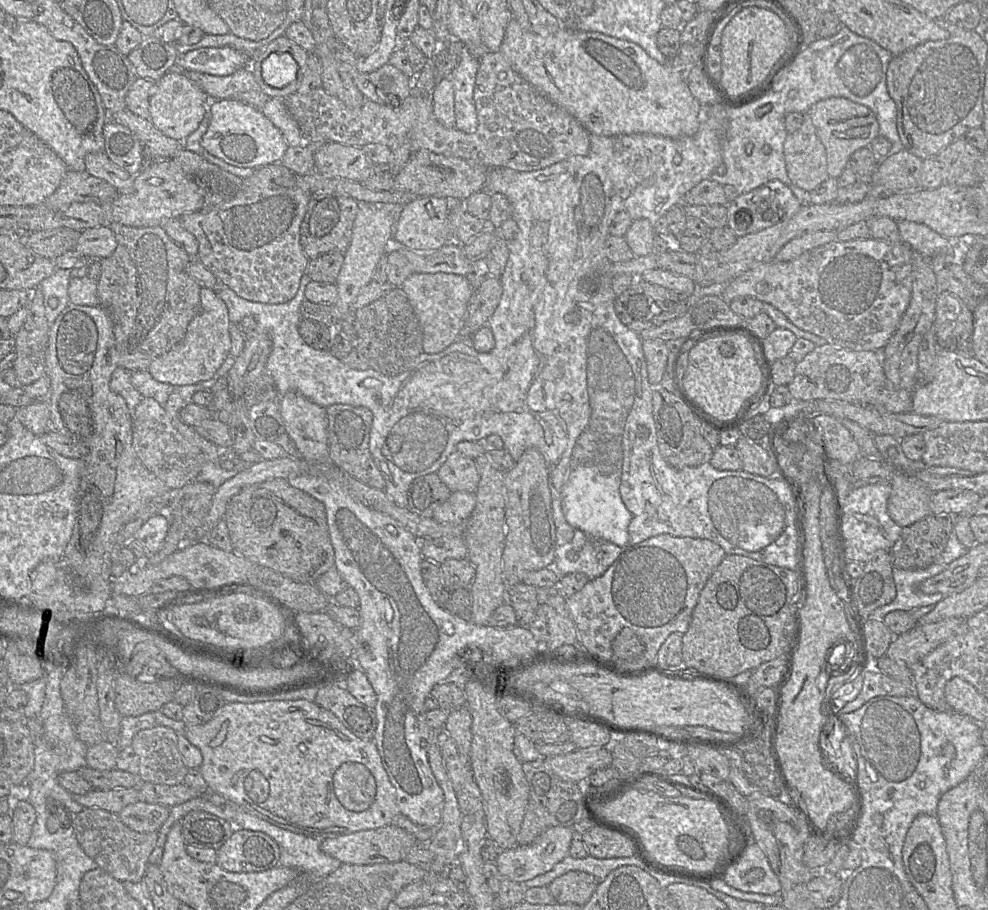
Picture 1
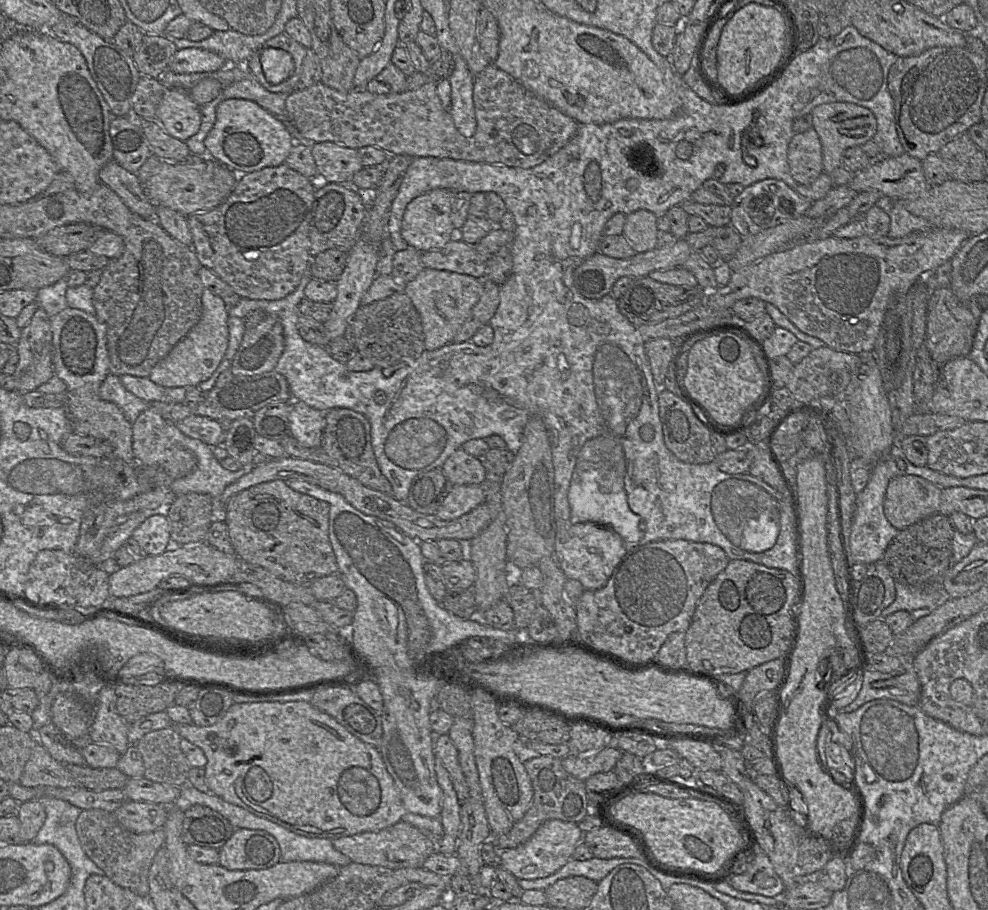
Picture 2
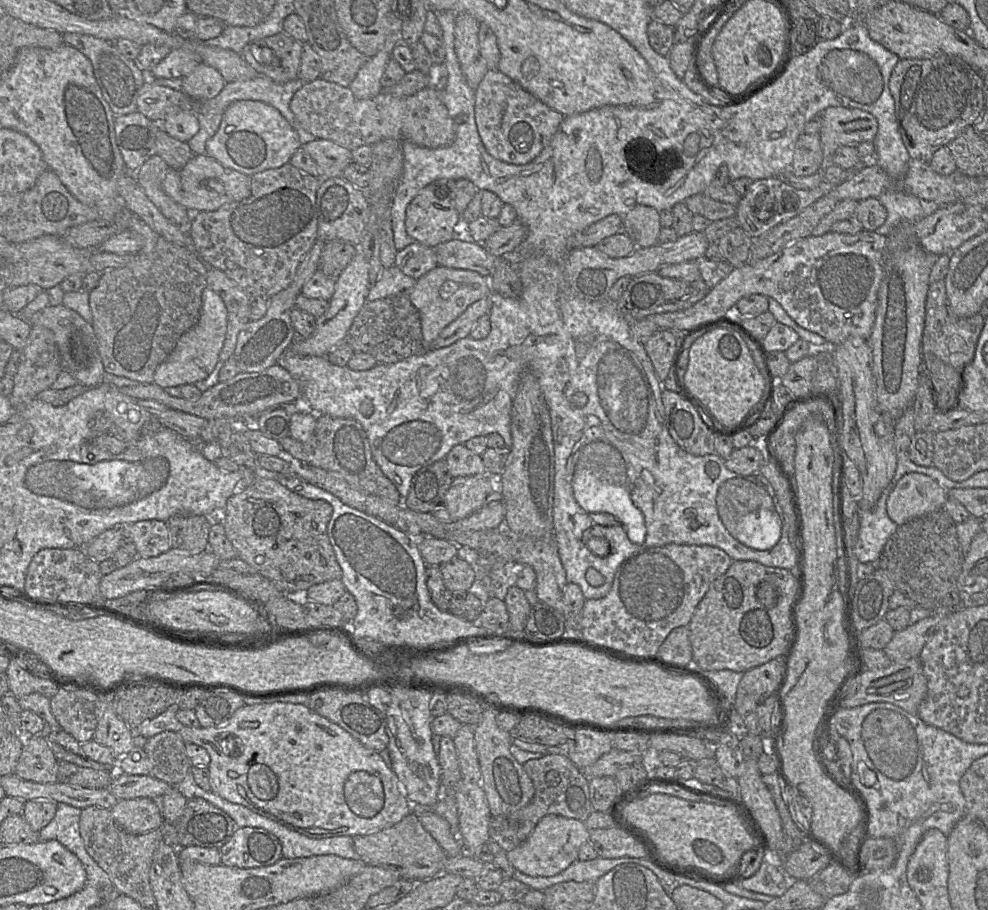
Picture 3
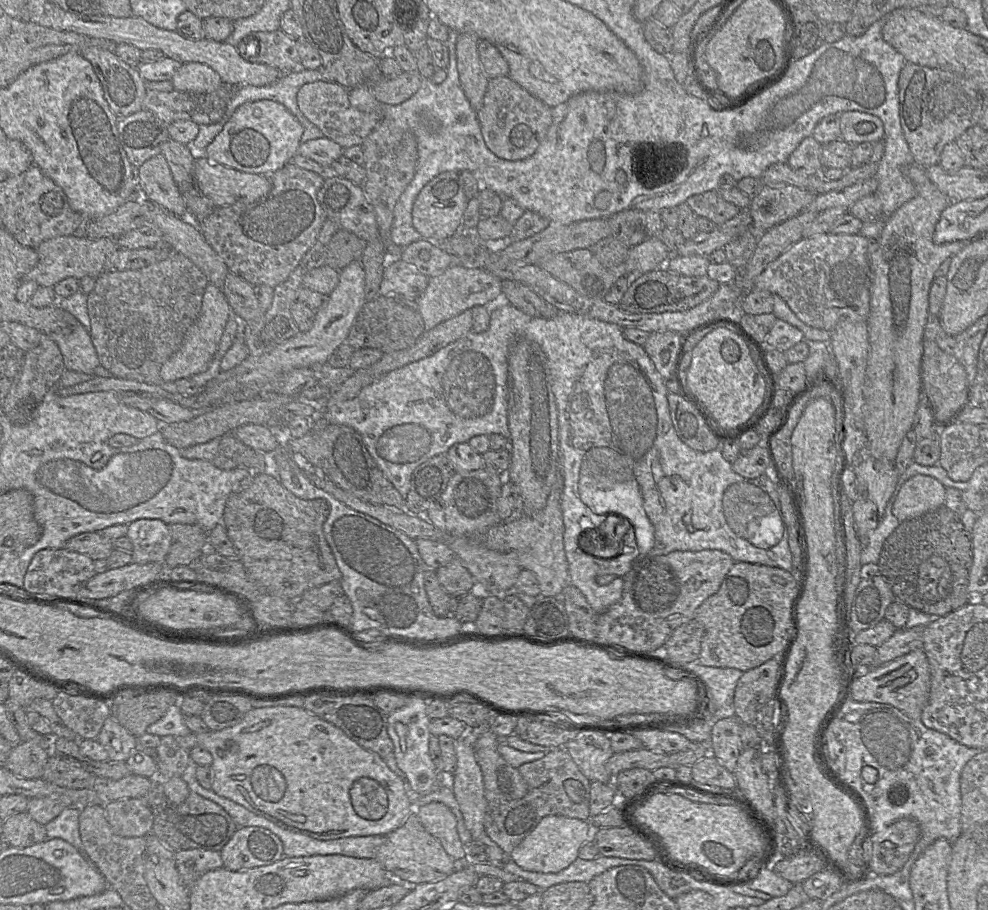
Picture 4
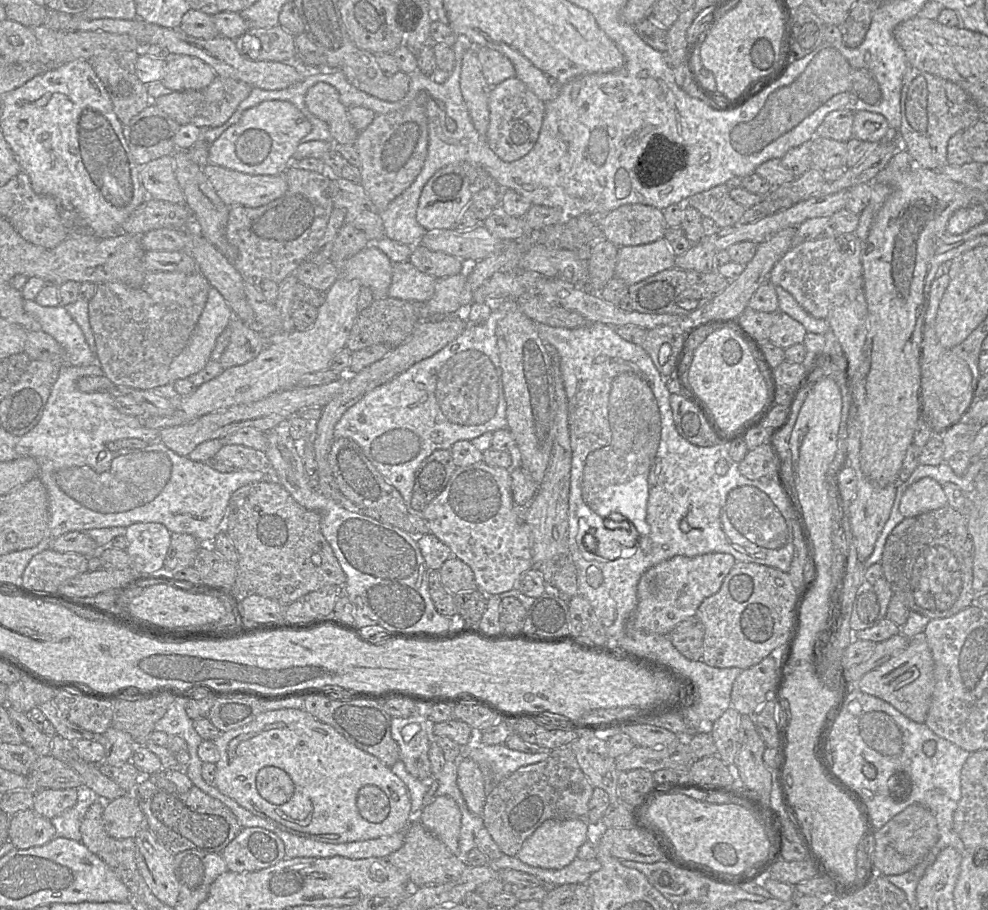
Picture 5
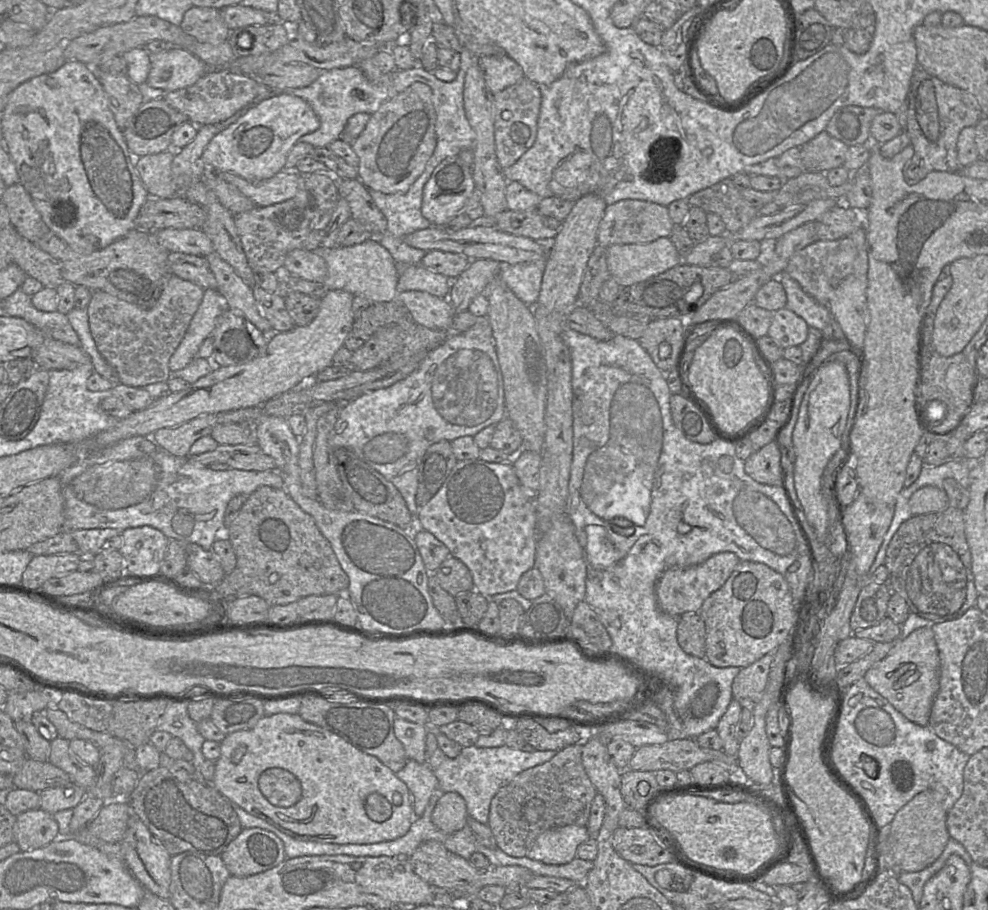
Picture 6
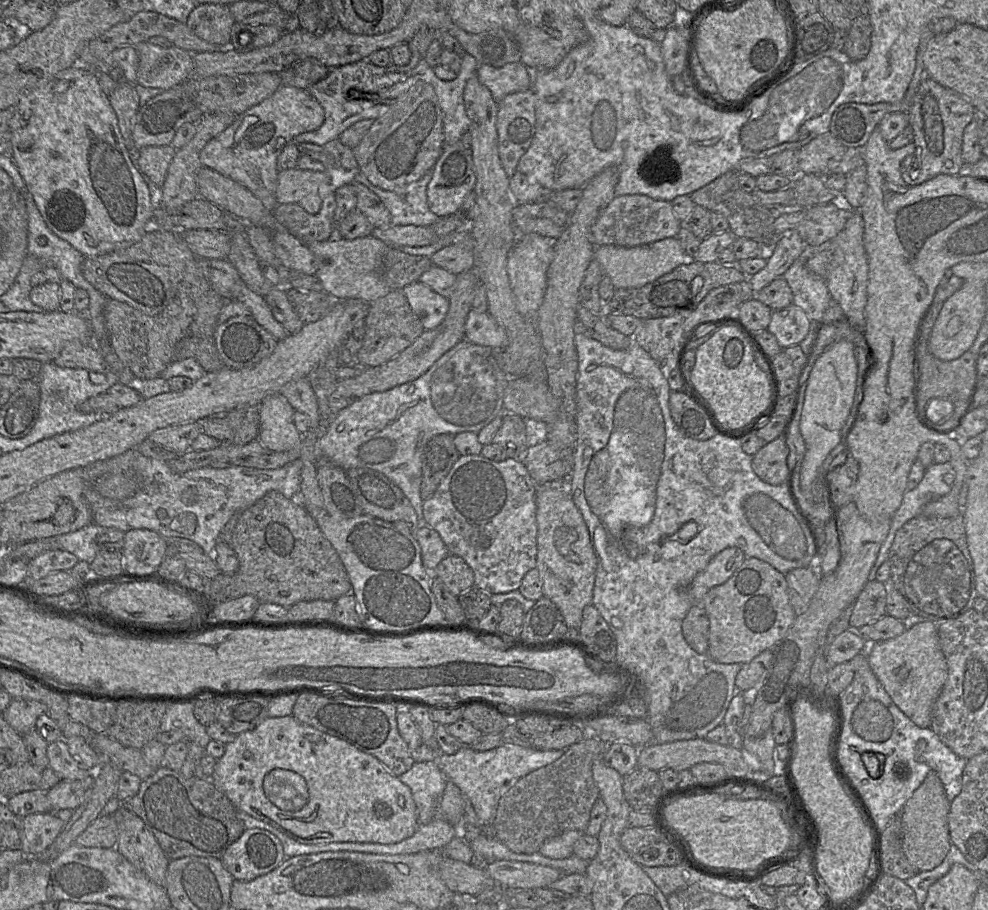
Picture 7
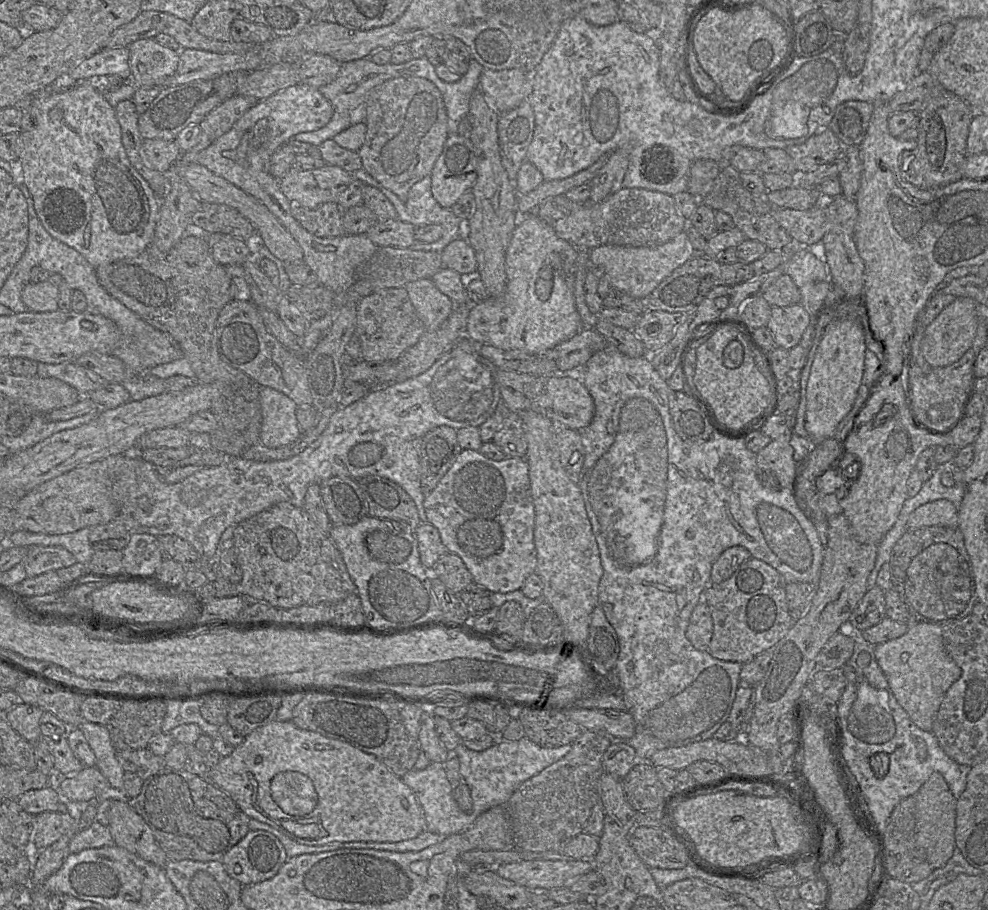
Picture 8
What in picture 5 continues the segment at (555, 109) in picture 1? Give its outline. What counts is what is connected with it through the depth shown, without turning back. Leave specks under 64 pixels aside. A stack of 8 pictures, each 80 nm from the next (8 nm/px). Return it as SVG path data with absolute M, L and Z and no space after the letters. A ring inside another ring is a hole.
M509 78L491 88L489 94L489 126L486 141L503 161L513 162L527 155L534 147L545 114L545 103L517 79ZM324 82L314 84L305 95L305 103L314 116L328 124L335 144L353 145L355 143L359 132L351 124L348 109L341 103L339 93L333 86Z

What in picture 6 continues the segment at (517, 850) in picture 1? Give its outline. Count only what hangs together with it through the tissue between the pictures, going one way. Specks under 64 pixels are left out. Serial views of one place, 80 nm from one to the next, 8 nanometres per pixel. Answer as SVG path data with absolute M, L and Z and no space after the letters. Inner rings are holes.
M565 825L541 833L526 857L549 865L562 865L576 857L577 848L593 835L586 826Z

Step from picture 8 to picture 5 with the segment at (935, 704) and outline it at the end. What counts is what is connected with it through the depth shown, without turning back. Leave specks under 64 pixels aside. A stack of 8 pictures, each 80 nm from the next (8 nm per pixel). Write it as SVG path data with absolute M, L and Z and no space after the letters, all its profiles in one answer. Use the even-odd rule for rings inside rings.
M922 634L910 639L905 650L867 672L856 686L863 693L891 704L914 722L924 723L934 689L934 661L925 636Z

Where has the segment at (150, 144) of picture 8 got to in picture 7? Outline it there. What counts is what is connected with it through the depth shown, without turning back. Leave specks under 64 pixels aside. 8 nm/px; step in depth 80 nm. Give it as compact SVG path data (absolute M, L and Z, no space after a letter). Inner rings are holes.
M172 145L144 147L139 150L136 166L147 181L159 189L175 153L176 149Z

